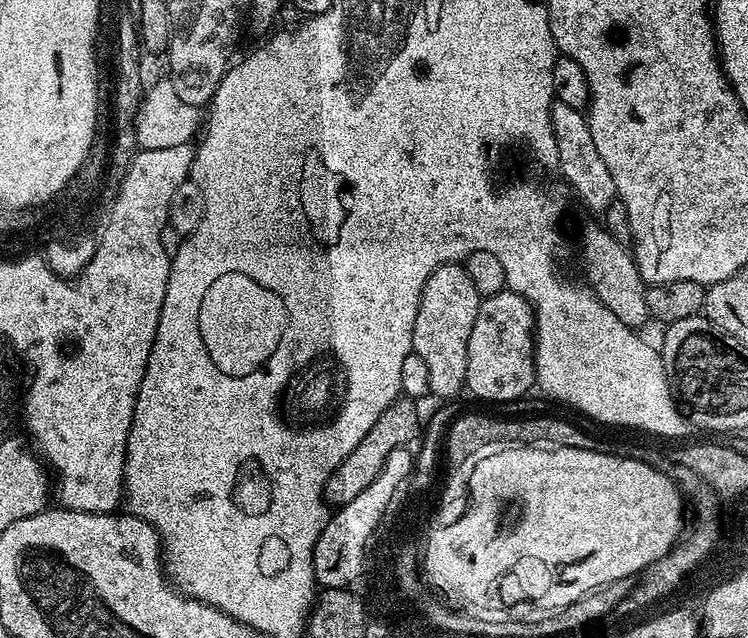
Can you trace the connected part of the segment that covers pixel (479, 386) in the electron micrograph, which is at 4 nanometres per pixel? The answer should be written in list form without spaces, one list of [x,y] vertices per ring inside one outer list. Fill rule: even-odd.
[[[502,291],[480,301],[478,318],[474,318],[474,330],[470,330],[470,340],[466,351],[466,374],[464,383],[467,391],[472,391],[480,400],[516,400],[528,392],[528,387],[536,384],[536,313],[517,292]]]

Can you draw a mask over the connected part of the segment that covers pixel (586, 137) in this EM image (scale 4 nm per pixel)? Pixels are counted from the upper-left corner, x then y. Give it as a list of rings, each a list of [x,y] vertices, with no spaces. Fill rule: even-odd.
[[[553,103],[550,122],[554,130],[554,142],[558,146],[558,167],[566,183],[572,187],[574,195],[588,212],[603,214],[612,202],[617,200],[614,177],[610,175],[610,166],[602,162],[598,149],[594,147],[594,138],[590,138],[588,117],[583,111],[565,104]]]

